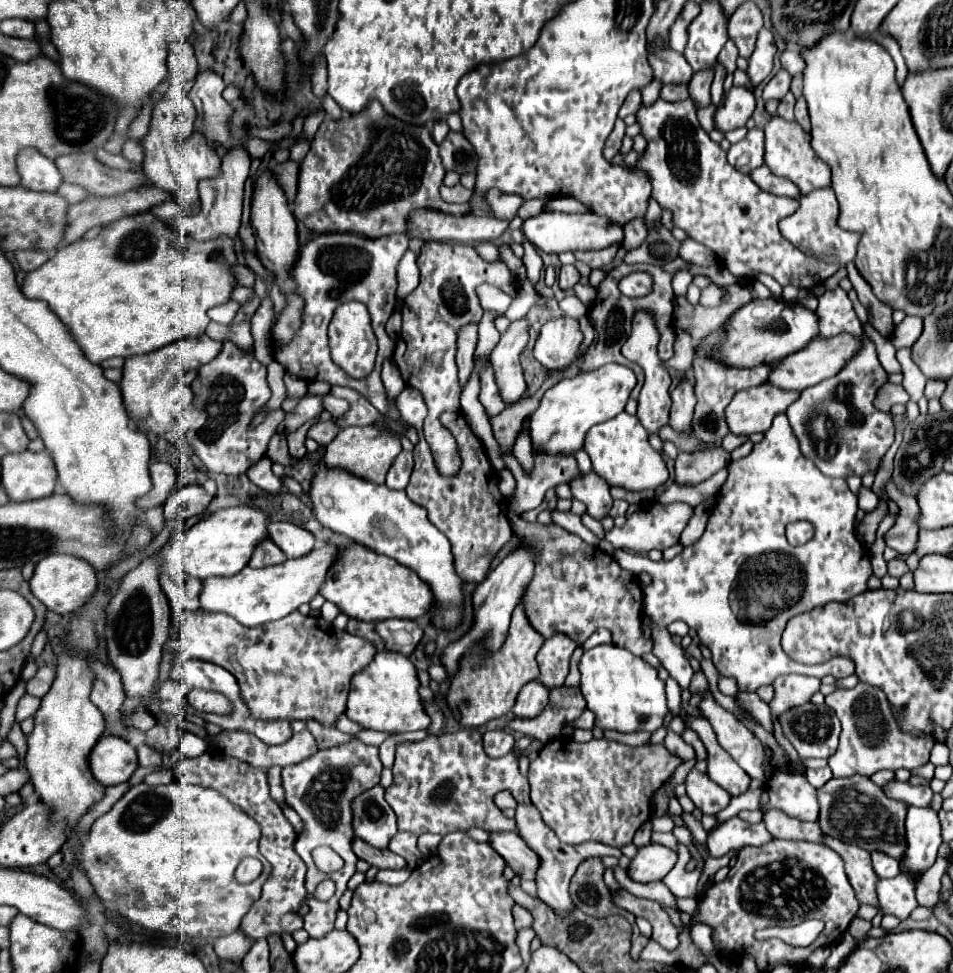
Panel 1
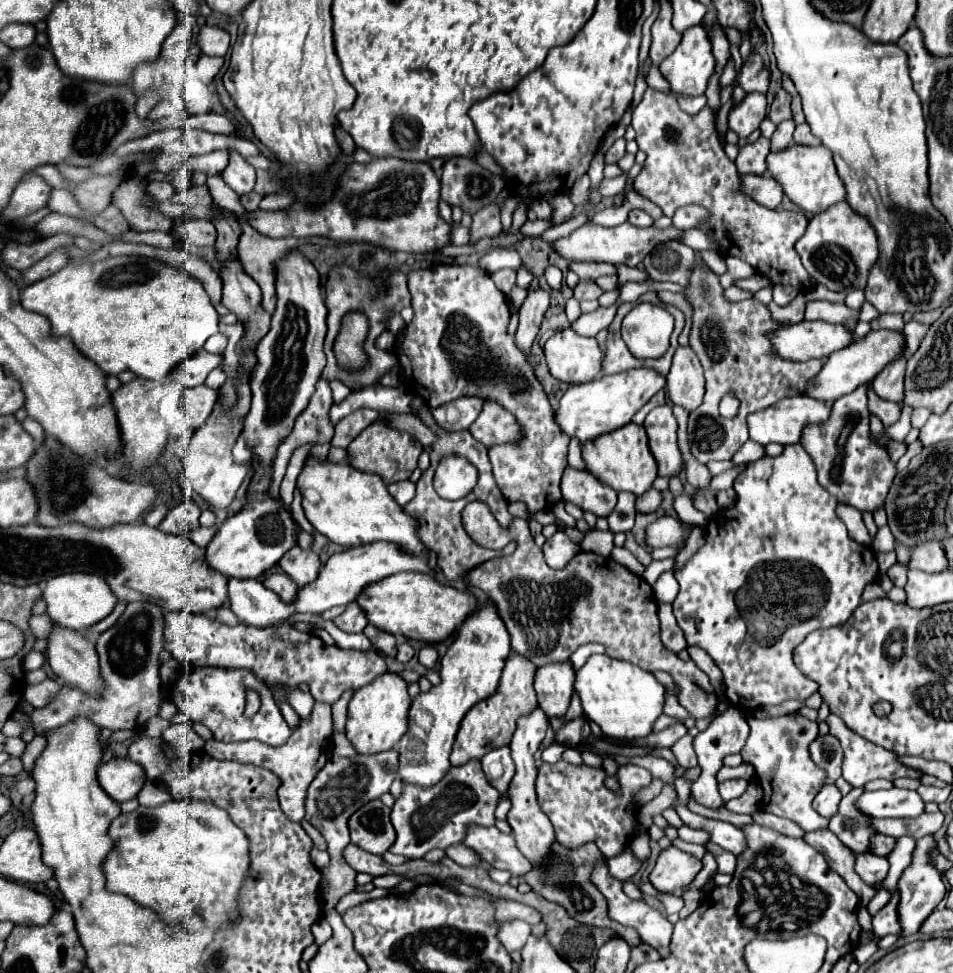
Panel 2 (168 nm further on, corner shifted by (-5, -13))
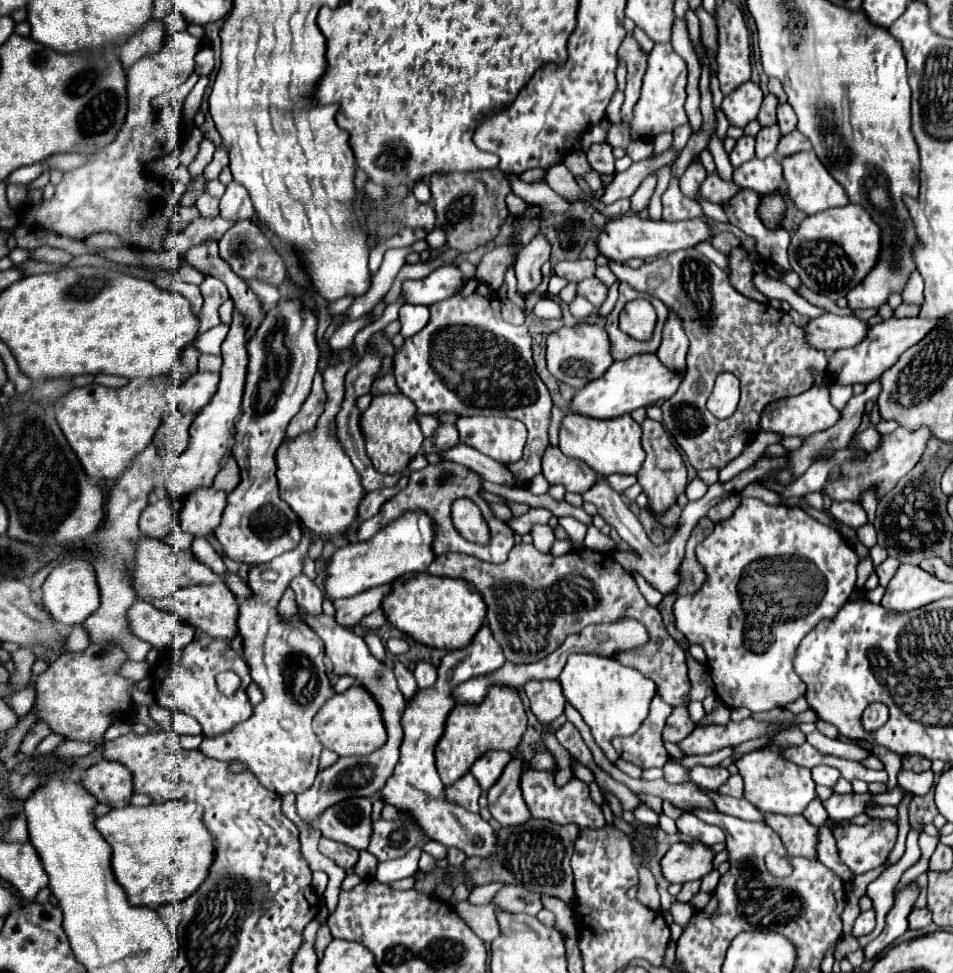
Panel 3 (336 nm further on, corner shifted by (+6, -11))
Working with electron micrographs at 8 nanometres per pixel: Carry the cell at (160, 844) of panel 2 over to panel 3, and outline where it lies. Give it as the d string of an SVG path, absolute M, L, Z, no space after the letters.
M185 800L125 806L95 820L95 828L113 848L111 866L133 906L177 904L193 894L213 862L213 836L201 820L201 806Z

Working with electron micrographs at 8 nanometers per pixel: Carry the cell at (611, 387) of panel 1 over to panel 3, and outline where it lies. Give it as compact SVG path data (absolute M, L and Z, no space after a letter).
M657 354L633 356L629 360L615 362L609 368L609 372L605 372L605 376L601 376L601 380L577 390L573 404L569 406L569 412L587 414L591 418L615 418L621 414L629 414L635 408L655 404L661 398L665 398L665 400L671 398L677 392L681 380L683 380L683 376L679 372L673 372L671 368L667 368L657 358Z

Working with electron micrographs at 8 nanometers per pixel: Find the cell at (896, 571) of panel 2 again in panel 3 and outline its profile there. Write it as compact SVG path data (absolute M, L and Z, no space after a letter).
M887 558L887 560L885 560L885 562L875 570L877 576L879 576L879 580L881 580L881 586L887 586L887 584L889 584L889 580L895 576L897 568L899 568L899 560Z

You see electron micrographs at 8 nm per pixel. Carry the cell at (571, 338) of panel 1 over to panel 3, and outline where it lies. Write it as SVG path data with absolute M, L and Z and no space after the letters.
M581 324L577 328L561 328L547 338L547 368L559 380L573 388L583 388L585 384L601 378L613 364L611 342L601 324Z

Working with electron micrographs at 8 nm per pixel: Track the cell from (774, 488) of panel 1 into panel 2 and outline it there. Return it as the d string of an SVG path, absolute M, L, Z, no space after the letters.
M786 444L784 452L776 458L764 456L756 462L750 462L746 466L744 472L738 474L738 478L734 480L734 490L736 490L736 502L732 508L722 508L718 512L714 512L710 516L710 522L706 526L706 544L686 562L684 568L676 570L674 576L680 584L680 592L676 596L676 600L672 602L674 608L674 616L678 626L684 632L684 638L688 644L700 646L704 648L710 658L716 662L716 666L722 670L724 674L724 684L726 684L726 696L728 700L740 708L740 710L756 710L760 706L768 706L768 704L782 704L784 700L806 700L810 694L814 694L818 690L818 684L810 678L806 678L792 662L792 650L806 638L806 634L818 630L818 628L830 628L836 624L842 624L844 620L848 620L852 616L852 612L858 608L860 604L860 596L864 592L864 588L868 584L872 584L878 576L878 562L876 556L870 548L854 542L848 536L846 524L842 522L842 518L836 514L838 508L838 498L834 498L832 494L828 494L828 490L824 490L824 486L820 486L818 478L816 478L816 468L810 460L810 456L806 454L806 450L802 448L802 444Z

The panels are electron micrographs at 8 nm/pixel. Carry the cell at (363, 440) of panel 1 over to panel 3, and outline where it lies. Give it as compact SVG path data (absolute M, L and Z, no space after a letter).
M379 394L361 414L361 428L367 438L367 454L381 474L399 474L421 450L423 432L417 424L417 408L405 394Z

